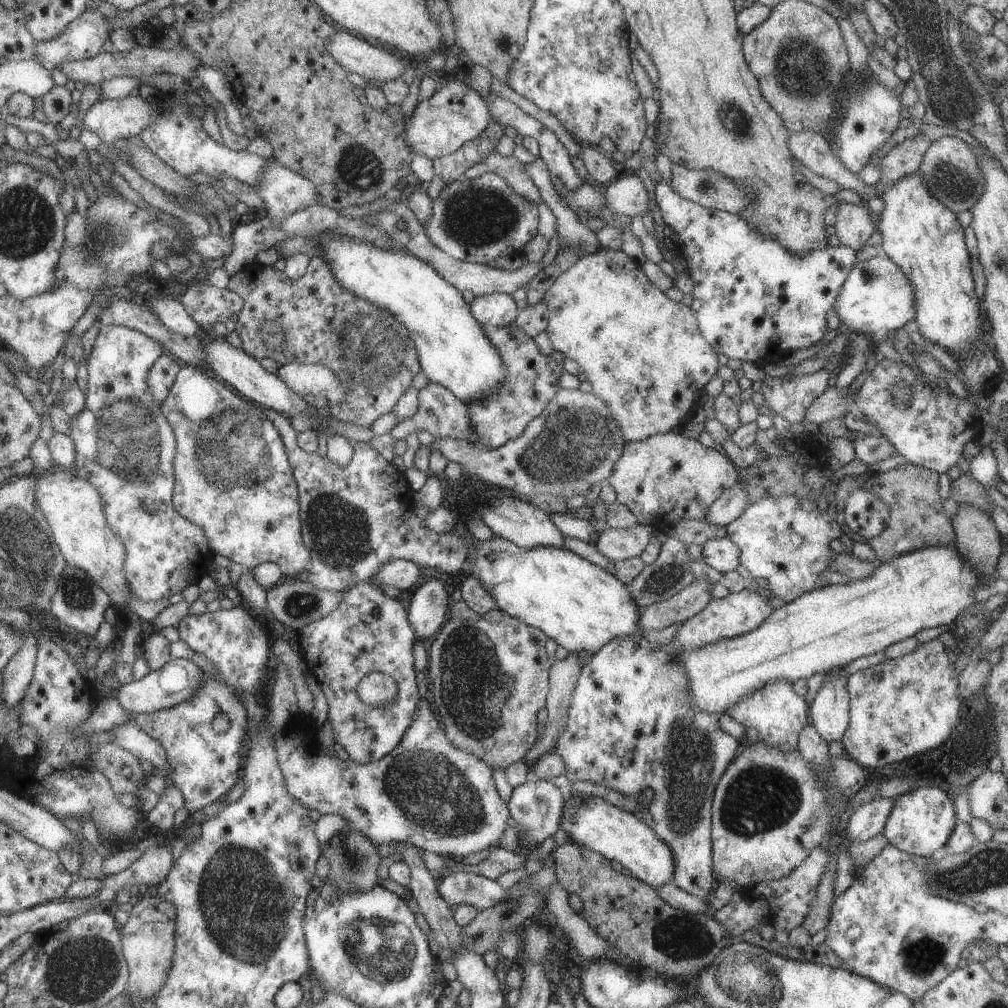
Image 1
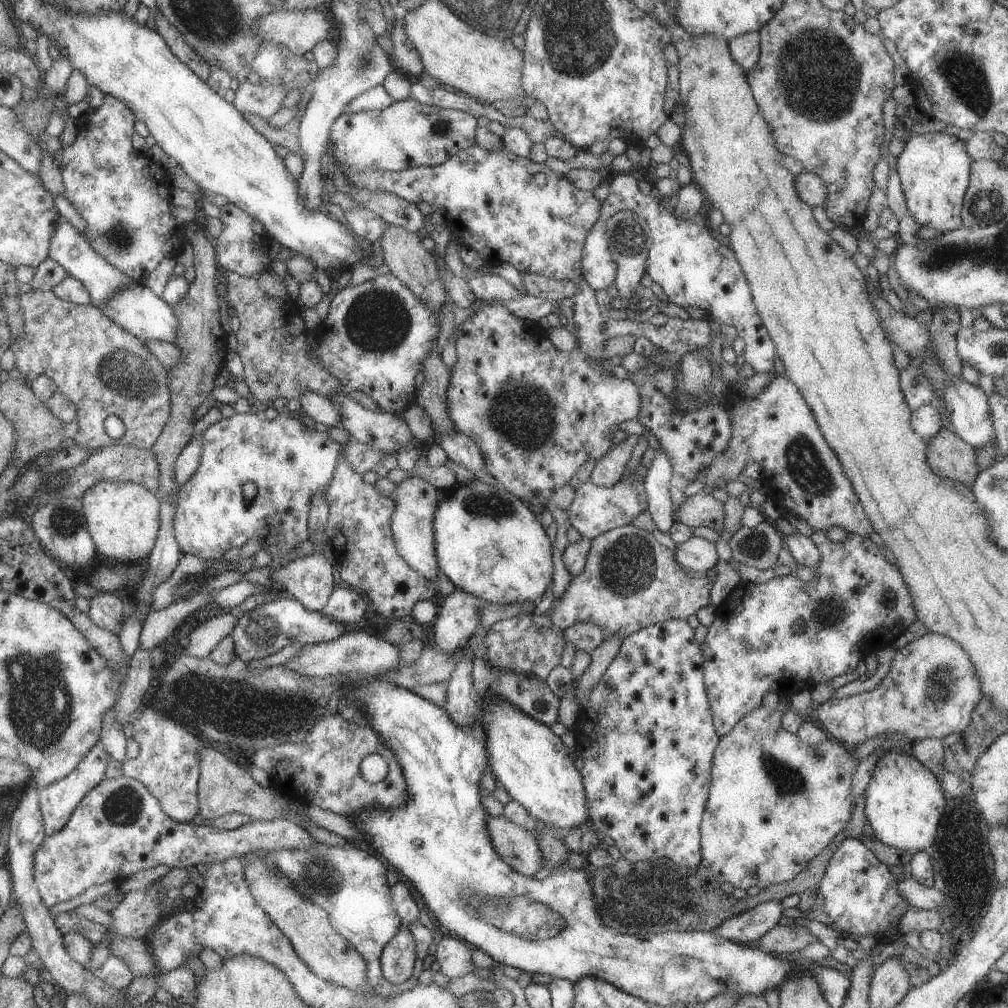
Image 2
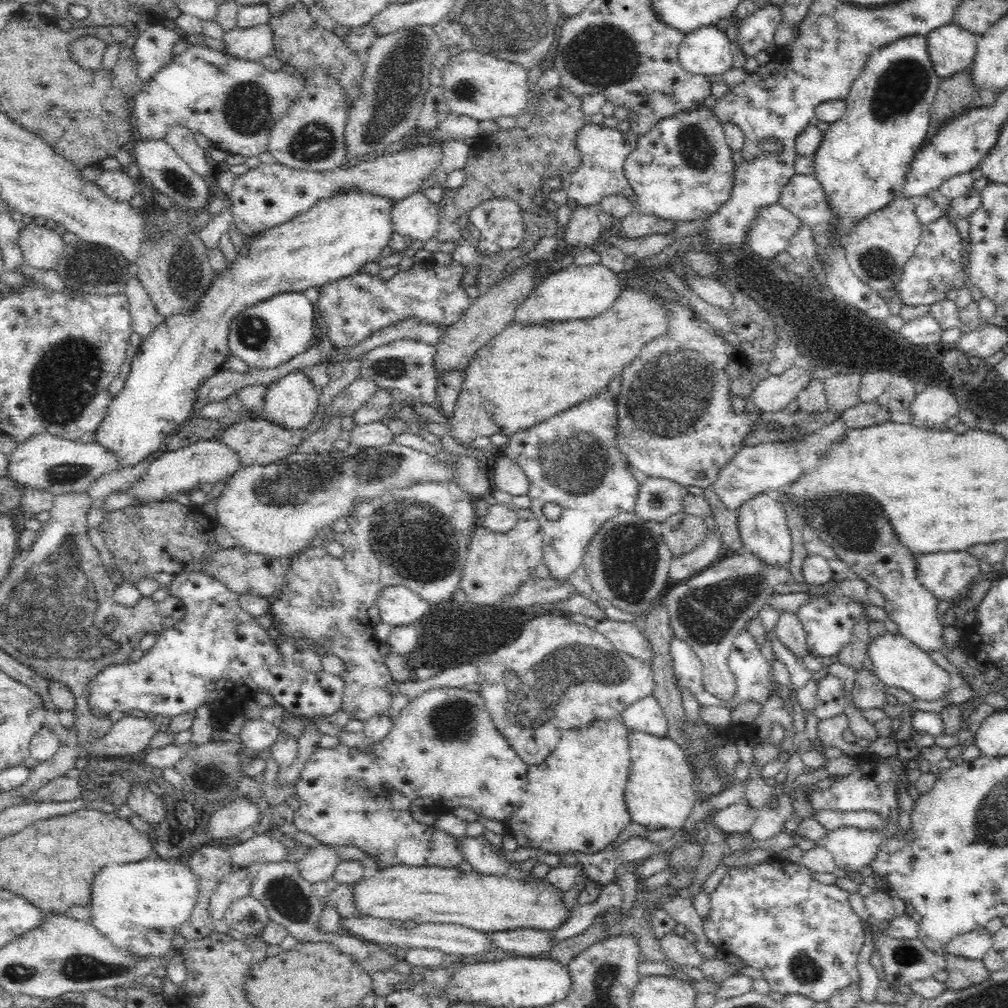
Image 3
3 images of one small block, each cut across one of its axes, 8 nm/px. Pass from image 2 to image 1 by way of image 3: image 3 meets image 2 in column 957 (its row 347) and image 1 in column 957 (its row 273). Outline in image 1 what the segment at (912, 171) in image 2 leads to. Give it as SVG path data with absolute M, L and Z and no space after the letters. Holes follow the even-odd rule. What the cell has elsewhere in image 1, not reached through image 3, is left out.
M918 171L899 178L880 197L884 207L876 226L881 234L881 253L903 270L913 288L914 321L919 334L951 357L971 354L973 342L979 340L982 332L969 268L970 256L955 213L929 194Z

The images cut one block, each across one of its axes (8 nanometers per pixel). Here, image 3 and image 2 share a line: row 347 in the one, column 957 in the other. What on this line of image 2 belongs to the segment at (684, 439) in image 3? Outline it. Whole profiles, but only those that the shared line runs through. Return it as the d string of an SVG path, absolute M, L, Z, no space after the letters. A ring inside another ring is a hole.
M926 633L895 651L889 672L871 692L845 699L832 697L814 711L827 736L853 750L881 734L898 734L911 742L961 734L969 725L979 698L979 682L967 654L949 638Z

